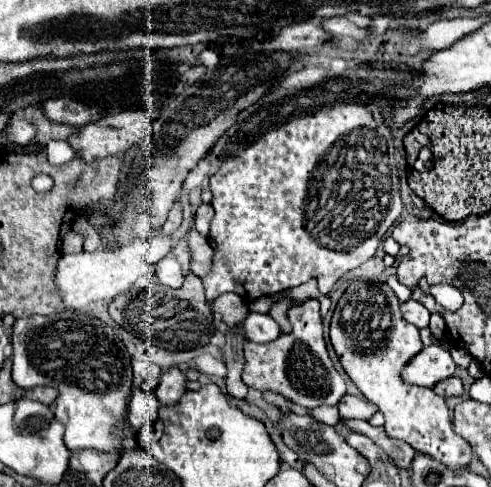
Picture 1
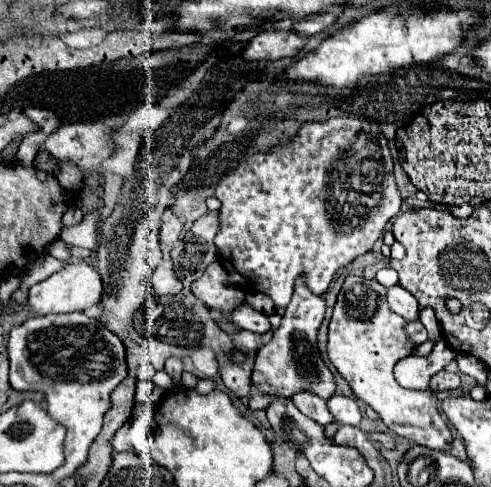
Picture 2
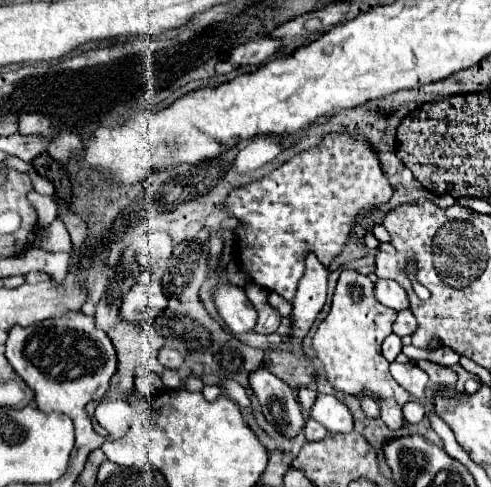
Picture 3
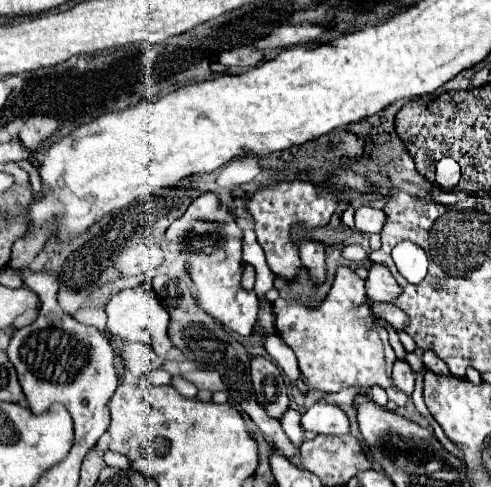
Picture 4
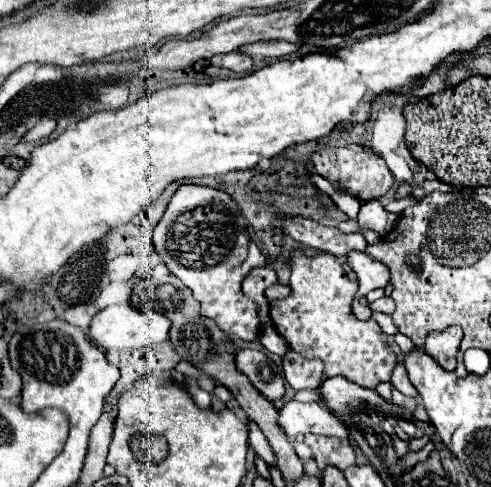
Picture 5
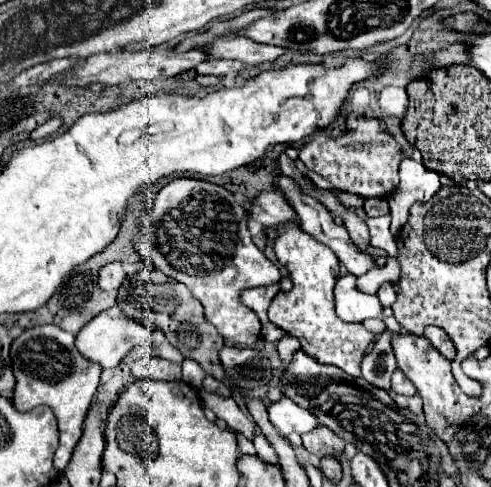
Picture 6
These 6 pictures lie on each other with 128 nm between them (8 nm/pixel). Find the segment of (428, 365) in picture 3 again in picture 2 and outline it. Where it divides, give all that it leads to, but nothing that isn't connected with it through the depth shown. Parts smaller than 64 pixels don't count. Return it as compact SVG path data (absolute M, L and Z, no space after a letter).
M442 370L442 372L432 376L430 388L432 390L456 390L456 388L460 388L460 376L454 372Z

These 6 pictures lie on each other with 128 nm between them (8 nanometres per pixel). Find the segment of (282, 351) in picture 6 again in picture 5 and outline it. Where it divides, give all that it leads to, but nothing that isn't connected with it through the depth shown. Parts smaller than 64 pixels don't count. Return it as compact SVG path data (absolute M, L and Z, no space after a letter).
M288 348L286 354L282 356L282 366L286 380L294 390L302 390L302 388L316 390L320 386L322 366L308 366L308 360L302 358L298 352L294 352L292 348Z

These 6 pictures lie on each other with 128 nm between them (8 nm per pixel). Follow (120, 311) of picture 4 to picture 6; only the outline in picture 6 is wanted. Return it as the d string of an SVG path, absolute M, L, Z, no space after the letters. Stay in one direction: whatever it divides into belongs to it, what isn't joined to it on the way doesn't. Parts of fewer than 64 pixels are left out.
M100 312L96 318L92 318L92 320L76 334L76 348L78 348L78 352L80 352L86 360L98 364L102 370L104 370L104 368L114 368L114 366L118 366L118 362L120 362L134 346L142 344L142 342L150 336L150 332L152 332L154 328L156 328L154 324L150 324L150 330L148 330L146 326L142 326L142 324L134 322L134 320L128 320L128 318L112 318L112 316L108 316L108 312Z

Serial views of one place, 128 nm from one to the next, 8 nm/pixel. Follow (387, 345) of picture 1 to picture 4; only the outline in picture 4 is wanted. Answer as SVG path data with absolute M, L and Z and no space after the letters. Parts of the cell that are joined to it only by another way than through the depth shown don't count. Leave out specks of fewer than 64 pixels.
M336 268L334 282L318 306L306 306L300 298L278 298L272 308L276 314L276 334L294 350L300 372L310 386L322 392L340 392L352 386L370 390L378 384L398 406L408 402L408 396L398 392L392 384L386 344L380 334L382 330L372 322L376 314L370 304L366 304L366 296L362 296L362 278L358 278L350 268Z

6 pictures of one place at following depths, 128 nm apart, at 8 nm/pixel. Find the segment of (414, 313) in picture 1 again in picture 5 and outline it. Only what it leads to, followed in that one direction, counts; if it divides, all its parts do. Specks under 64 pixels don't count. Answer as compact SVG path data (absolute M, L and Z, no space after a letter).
M352 250L346 254L346 262L358 276L362 296L366 296L374 288L384 288L390 280L390 270L380 260L368 256L366 252Z

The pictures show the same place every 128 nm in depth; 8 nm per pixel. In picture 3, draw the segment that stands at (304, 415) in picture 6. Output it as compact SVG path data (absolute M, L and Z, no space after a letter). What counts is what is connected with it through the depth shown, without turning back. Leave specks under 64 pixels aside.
M320 394L310 410L310 418L322 424L328 432L352 432L352 414L334 396Z

